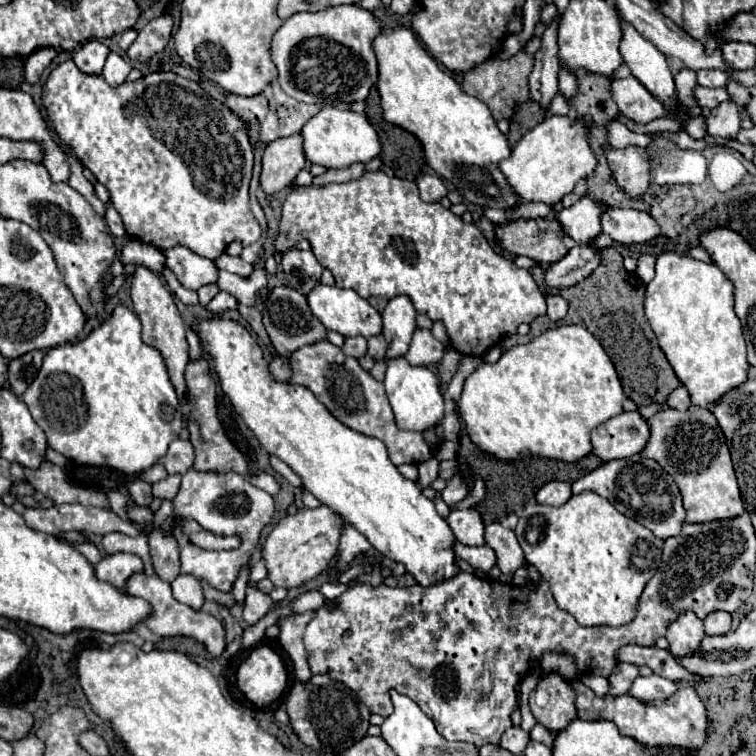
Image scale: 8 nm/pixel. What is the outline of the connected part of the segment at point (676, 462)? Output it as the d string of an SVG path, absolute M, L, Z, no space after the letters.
M691 407L685 413L667 409L651 417L649 427L651 439L641 451L641 457L655 459L675 479L683 495L683 505L687 509L687 523L733 519L745 513L727 439L709 409Z

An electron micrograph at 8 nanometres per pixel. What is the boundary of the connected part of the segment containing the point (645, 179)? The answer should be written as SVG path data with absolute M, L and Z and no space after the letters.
M641 147L625 149L607 149L607 161L613 169L615 181L631 195L639 197L649 187L649 161L647 153Z

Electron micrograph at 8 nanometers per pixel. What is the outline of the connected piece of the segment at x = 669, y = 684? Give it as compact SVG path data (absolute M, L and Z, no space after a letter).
M659 675L649 677L637 677L631 685L631 695L637 697L637 701L645 701L645 705L663 705L679 685L675 681L669 681Z

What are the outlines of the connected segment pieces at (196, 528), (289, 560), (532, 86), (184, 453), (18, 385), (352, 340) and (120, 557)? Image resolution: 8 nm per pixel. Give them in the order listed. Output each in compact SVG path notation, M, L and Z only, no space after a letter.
M183 521L181 525L183 525L185 533L189 535L189 539L195 545L203 547L203 549L219 551L219 549L235 549L235 547L239 547L239 537L219 537L219 535L213 535L213 533L205 531L201 525L197 525L195 521Z
M323 503L315 509L303 507L299 513L281 519L263 543L263 559L267 561L269 579L275 587L291 589L315 579L329 565L331 557L337 555L339 539L345 527L347 523L343 517Z
M553 19L543 37L541 37L541 47L535 53L535 65L533 71L529 75L529 91L531 91L531 99L539 101L543 107L547 107L551 103L551 99L557 95L559 85L557 85L557 73L561 69L559 65L559 45L557 45L557 27L559 27L559 19Z
M173 441L169 445L169 451L167 455L163 457L163 465L167 469L169 475L183 475L185 471L189 471L193 467L193 461L195 461L195 455L193 455L193 445L189 441Z
M29 351L7 365L7 387L21 397L23 391L29 387L29 383L37 377L37 369L41 369L43 351Z
M347 337L341 349L345 355L359 359L367 353L367 339L365 337Z
M115 553L115 555L105 555L93 567L95 567L95 577L99 581L107 581L115 589L123 589L123 585L133 573L143 571L143 561L141 557L131 553Z

